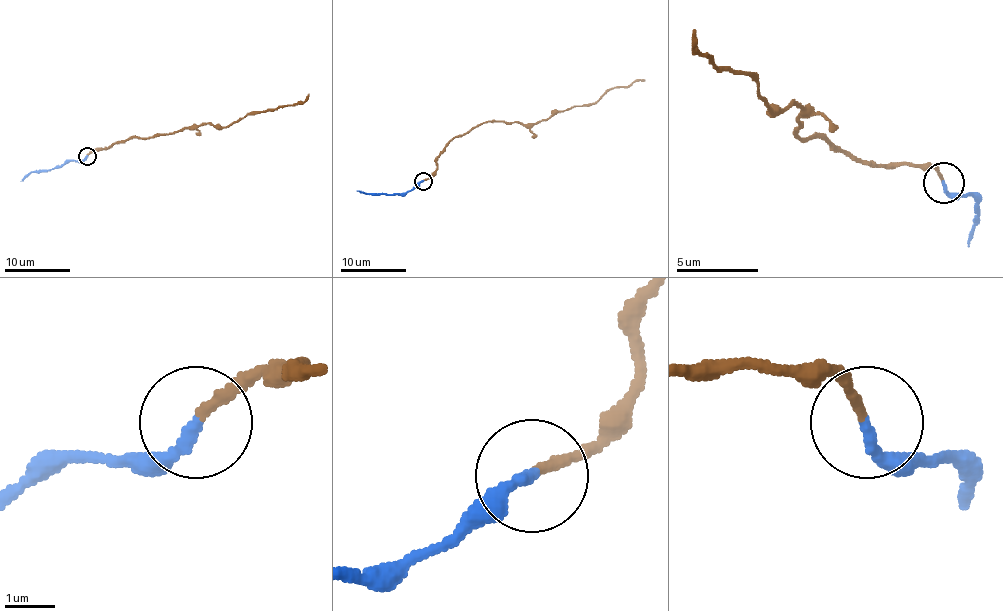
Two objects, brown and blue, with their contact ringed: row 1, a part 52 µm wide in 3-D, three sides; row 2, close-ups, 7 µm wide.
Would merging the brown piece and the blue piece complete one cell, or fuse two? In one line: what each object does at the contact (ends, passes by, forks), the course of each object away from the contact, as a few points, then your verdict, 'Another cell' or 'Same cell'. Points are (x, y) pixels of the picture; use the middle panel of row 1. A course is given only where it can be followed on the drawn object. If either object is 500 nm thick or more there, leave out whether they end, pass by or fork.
At the ring brown ends. At the ring blue ends. Course of brown: (424, 181), (455, 137), (485, 122), (548, 120), (557, 112), (597, 102), (610, 89), (645, 79). Course of blue: (422, 181), (399, 194), (366, 194), (356, 191). Same cell

